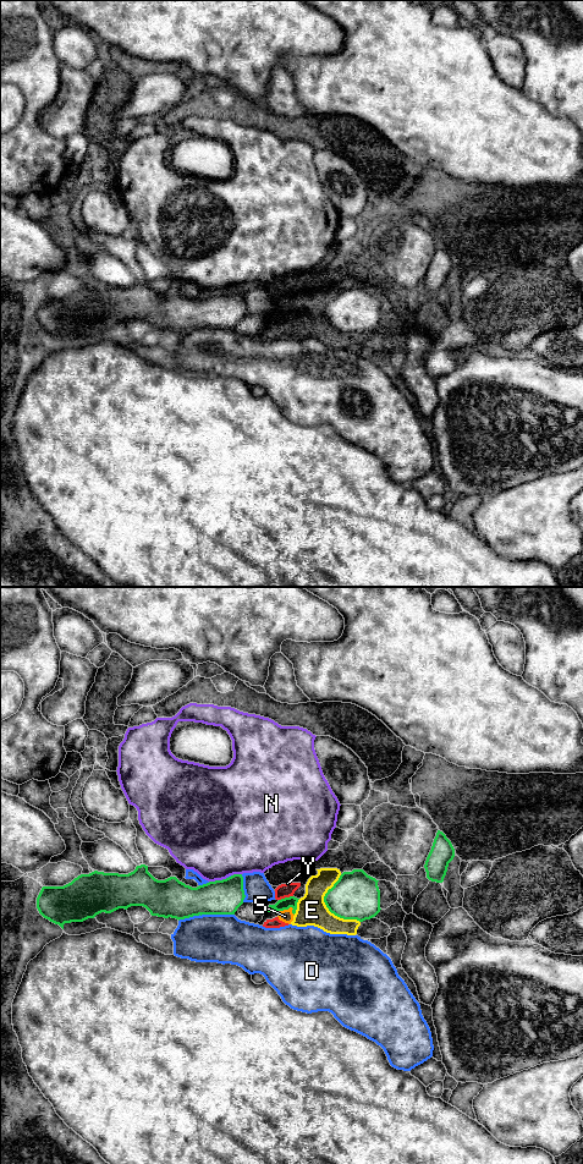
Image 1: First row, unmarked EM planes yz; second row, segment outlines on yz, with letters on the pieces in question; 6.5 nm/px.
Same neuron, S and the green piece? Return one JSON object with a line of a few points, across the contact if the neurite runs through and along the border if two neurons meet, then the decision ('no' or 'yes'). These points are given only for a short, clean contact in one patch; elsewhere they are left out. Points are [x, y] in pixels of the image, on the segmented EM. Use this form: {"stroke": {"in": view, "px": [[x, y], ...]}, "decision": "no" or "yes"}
{"stroke": {"in": "yz", "px": [[280, 911], [291, 907], [293, 915]]}, "decision": "no"}

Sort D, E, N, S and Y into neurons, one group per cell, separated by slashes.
D / E S Y / N

